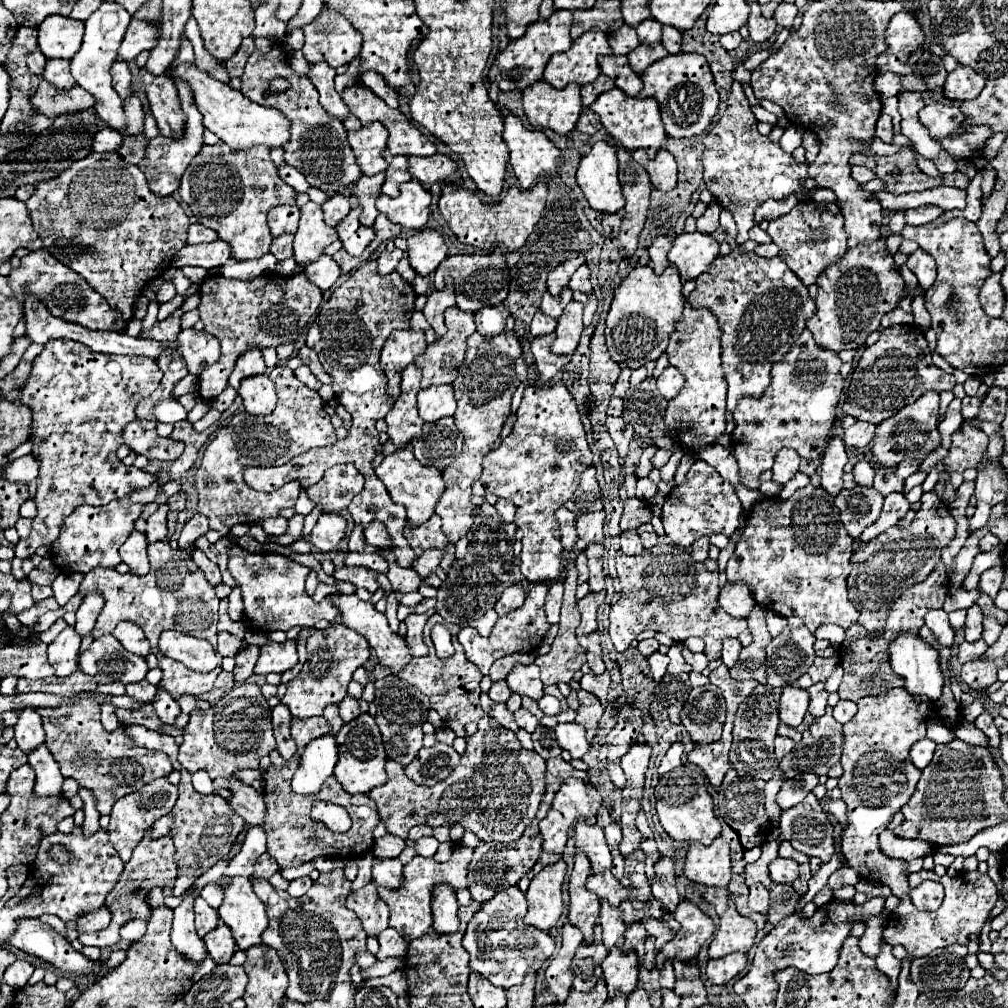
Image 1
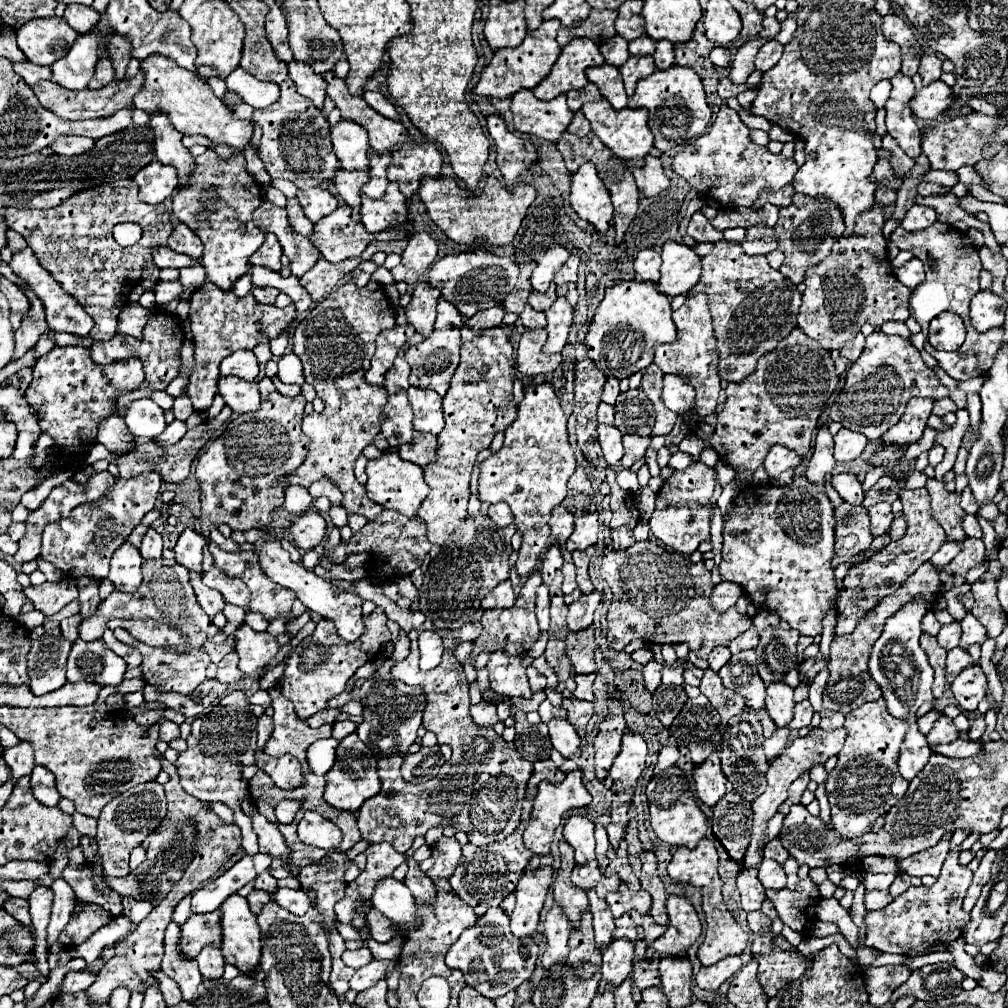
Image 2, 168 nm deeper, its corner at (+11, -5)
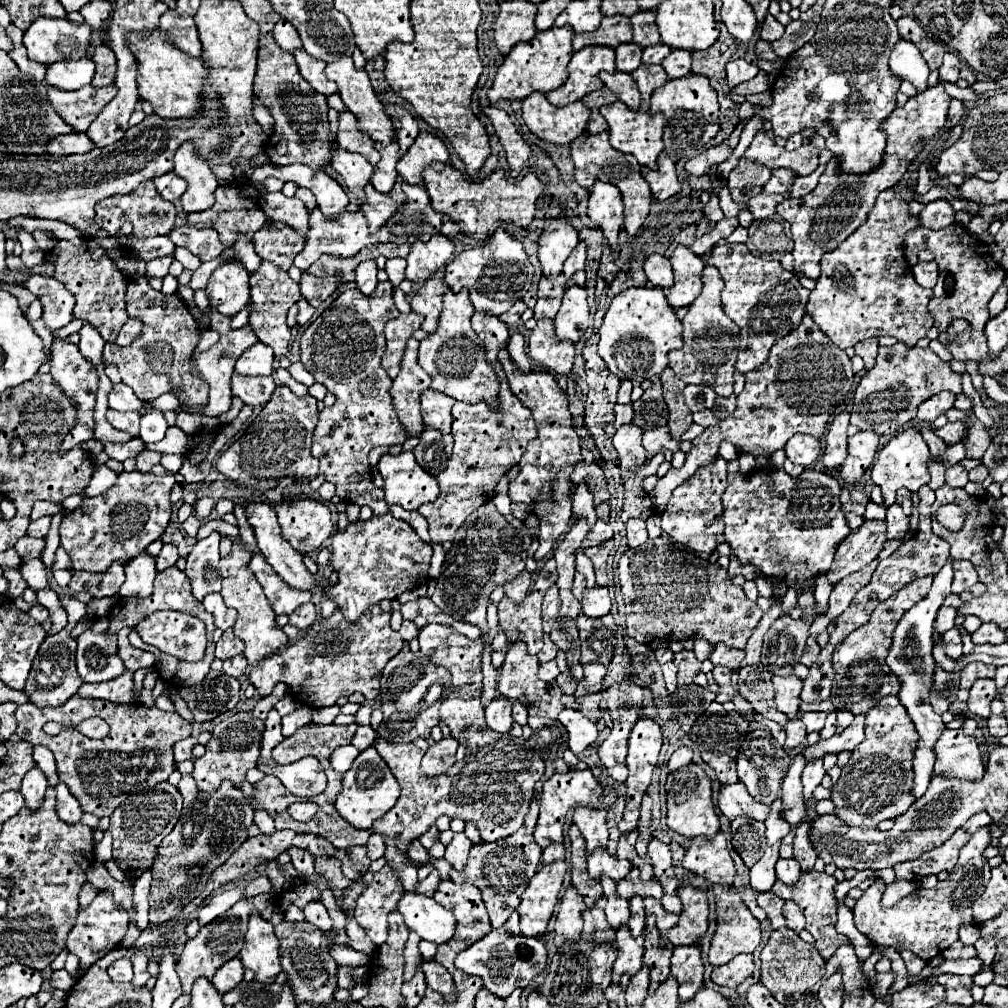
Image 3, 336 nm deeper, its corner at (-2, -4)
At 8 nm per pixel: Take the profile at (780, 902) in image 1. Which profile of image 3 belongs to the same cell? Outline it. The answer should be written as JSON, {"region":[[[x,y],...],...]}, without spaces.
{"region":[[[785,901],[785,905],[783,905],[783,915],[785,915],[787,925],[789,925],[791,929],[795,929],[797,933],[803,931],[803,927],[805,927],[805,917],[803,917],[801,909],[799,909],[793,901]]]}

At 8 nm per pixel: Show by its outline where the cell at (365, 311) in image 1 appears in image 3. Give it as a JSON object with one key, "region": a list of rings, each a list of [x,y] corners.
{"region":[[[383,281],[371,295],[363,295],[357,287],[343,291],[333,303],[317,315],[301,337],[301,363],[315,381],[323,383],[335,397],[335,405],[319,413],[319,423],[313,433],[313,455],[321,461],[319,469],[325,481],[337,485],[337,495],[345,503],[367,505],[375,515],[389,513],[383,491],[375,491],[367,455],[379,445],[397,445],[409,437],[397,419],[391,403],[391,379],[381,367],[385,353],[383,327],[397,317],[393,303],[393,285]]]}

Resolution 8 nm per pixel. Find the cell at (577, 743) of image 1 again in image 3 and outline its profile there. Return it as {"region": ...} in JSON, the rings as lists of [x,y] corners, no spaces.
{"region":[[[563,709],[557,717],[567,733],[569,733],[569,749],[579,755],[583,749],[587,749],[589,745],[593,745],[597,741],[597,727],[593,721],[589,721],[587,717],[581,715],[581,711],[575,711],[575,709]]]}

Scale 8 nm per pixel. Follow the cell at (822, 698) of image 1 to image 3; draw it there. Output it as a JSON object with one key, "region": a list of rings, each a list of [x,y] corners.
{"region":[[[811,711],[801,713],[799,719],[805,723],[807,733],[811,733],[811,731],[821,731],[823,725],[825,725],[825,713],[821,713],[821,711],[819,711],[819,713],[811,713]]]}

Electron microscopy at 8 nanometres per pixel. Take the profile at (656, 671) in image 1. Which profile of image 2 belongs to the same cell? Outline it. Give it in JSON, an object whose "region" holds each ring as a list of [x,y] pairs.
{"region":[[[652,660],[644,666],[644,680],[646,680],[646,688],[650,692],[654,692],[660,686],[660,678],[662,678],[662,664]]]}

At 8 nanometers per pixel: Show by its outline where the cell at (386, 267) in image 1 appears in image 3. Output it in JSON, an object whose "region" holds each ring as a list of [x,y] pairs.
{"region":[[[375,259],[363,261],[355,269],[355,283],[357,283],[357,289],[361,289],[365,295],[369,295],[377,287],[379,281],[377,281],[377,265],[375,265]]]}

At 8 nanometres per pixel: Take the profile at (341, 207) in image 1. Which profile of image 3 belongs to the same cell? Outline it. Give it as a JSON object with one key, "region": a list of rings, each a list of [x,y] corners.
{"region":[[[273,163],[261,165],[253,171],[255,181],[263,181],[267,177],[277,177],[281,181],[293,181],[299,187],[307,187],[317,197],[317,205],[325,217],[333,217],[345,211],[345,207],[349,205],[349,199],[343,187],[335,179],[331,179],[325,171],[313,171],[305,165],[279,167]]]}

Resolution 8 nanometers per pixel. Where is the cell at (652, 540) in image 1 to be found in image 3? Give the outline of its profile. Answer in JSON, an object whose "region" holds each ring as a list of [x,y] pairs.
{"region":[[[654,512],[647,520],[646,520],[646,528],[648,531],[648,537],[650,539],[655,539],[662,535],[663,529],[661,527],[661,513]]]}

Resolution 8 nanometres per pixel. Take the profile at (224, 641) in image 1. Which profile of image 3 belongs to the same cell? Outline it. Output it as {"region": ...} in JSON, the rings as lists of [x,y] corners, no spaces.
{"region":[[[229,629],[229,631],[225,631],[223,637],[217,641],[215,657],[225,661],[225,659],[231,659],[231,657],[243,653],[243,649],[245,649],[245,643],[233,633],[233,629]]]}

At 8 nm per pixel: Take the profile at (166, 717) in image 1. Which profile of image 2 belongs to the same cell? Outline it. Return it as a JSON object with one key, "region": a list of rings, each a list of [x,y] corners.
{"region":[[[160,718],[160,740],[162,742],[172,742],[174,738],[180,738],[180,730],[178,730],[178,724],[166,720],[166,718]]]}

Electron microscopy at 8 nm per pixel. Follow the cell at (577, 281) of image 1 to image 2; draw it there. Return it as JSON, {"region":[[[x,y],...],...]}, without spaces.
{"region":[[[570,256],[568,260],[566,260],[566,264],[554,274],[554,282],[558,284],[558,286],[562,286],[562,284],[568,284],[568,282],[576,282],[576,272],[578,272],[578,264],[580,264],[580,258],[578,256]]]}

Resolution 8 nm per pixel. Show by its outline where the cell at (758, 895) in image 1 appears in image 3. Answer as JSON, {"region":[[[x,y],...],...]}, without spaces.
{"region":[[[781,927],[781,929],[771,931],[769,941],[761,951],[761,963],[763,963],[761,965],[761,983],[783,1005],[795,1003],[801,993],[811,989],[825,975],[825,959],[821,957],[821,953],[811,943],[805,943],[789,927]]]}

